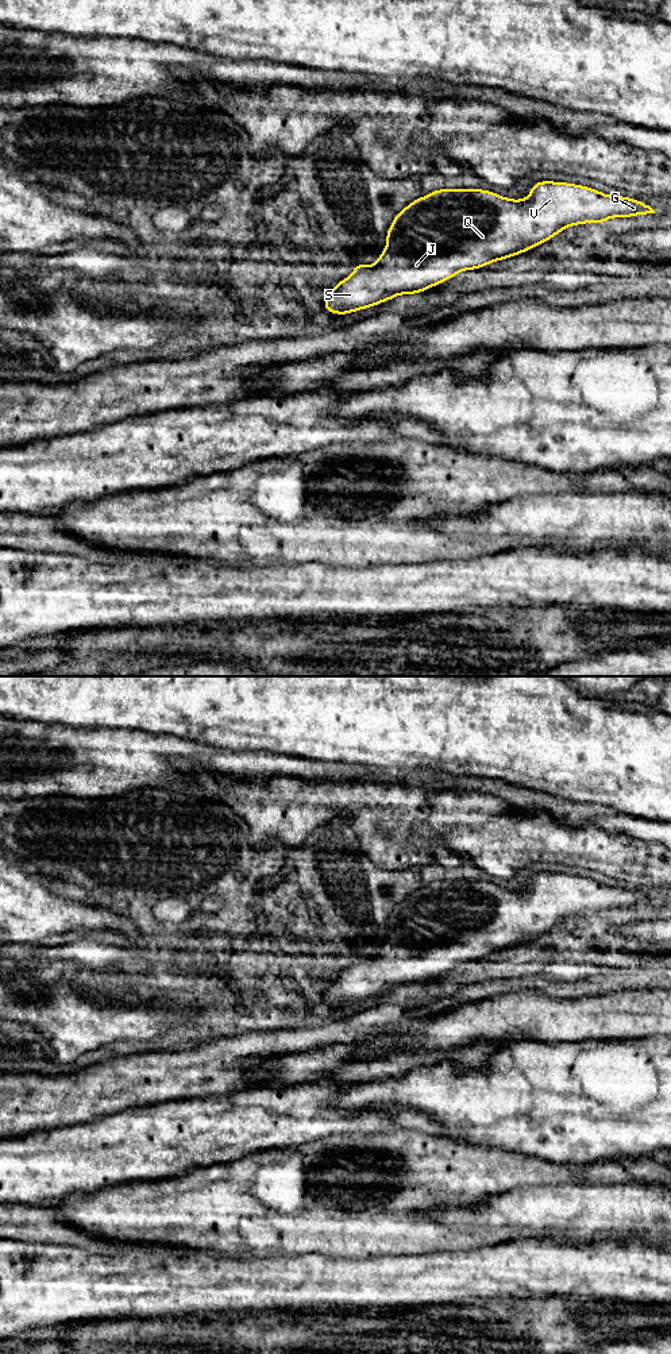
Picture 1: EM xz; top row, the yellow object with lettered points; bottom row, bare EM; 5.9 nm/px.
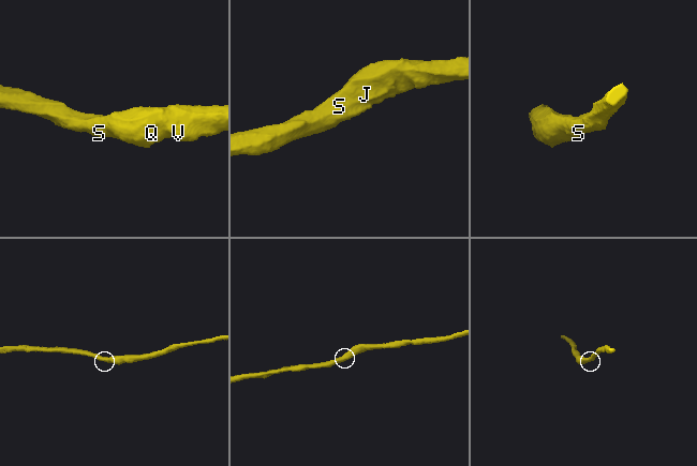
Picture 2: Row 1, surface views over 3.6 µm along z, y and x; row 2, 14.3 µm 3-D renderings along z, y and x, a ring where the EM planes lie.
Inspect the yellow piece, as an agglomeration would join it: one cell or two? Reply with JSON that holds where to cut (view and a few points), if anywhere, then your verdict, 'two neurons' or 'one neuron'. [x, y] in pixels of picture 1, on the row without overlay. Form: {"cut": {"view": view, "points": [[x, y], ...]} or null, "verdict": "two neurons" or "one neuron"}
{"cut": null, "verdict": "one neuron"}

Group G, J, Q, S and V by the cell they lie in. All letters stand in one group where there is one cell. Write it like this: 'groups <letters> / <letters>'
groups G J Q S V

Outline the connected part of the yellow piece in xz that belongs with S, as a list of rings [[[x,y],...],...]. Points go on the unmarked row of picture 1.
[[[533,873],[527,890],[513,891],[485,880],[436,880],[412,892],[393,910],[386,940],[375,956],[354,956],[354,964],[328,981],[324,1002],[347,1006],[393,991],[400,985],[420,985],[454,969],[463,961],[477,961],[509,950],[548,933],[567,918],[608,910],[655,904],[641,891],[603,886],[578,875]]]

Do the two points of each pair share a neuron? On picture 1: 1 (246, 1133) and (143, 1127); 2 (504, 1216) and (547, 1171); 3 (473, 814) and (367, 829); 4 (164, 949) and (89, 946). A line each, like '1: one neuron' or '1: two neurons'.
1: one neuron
2: two neurons
3: one neuron
4: two neurons

